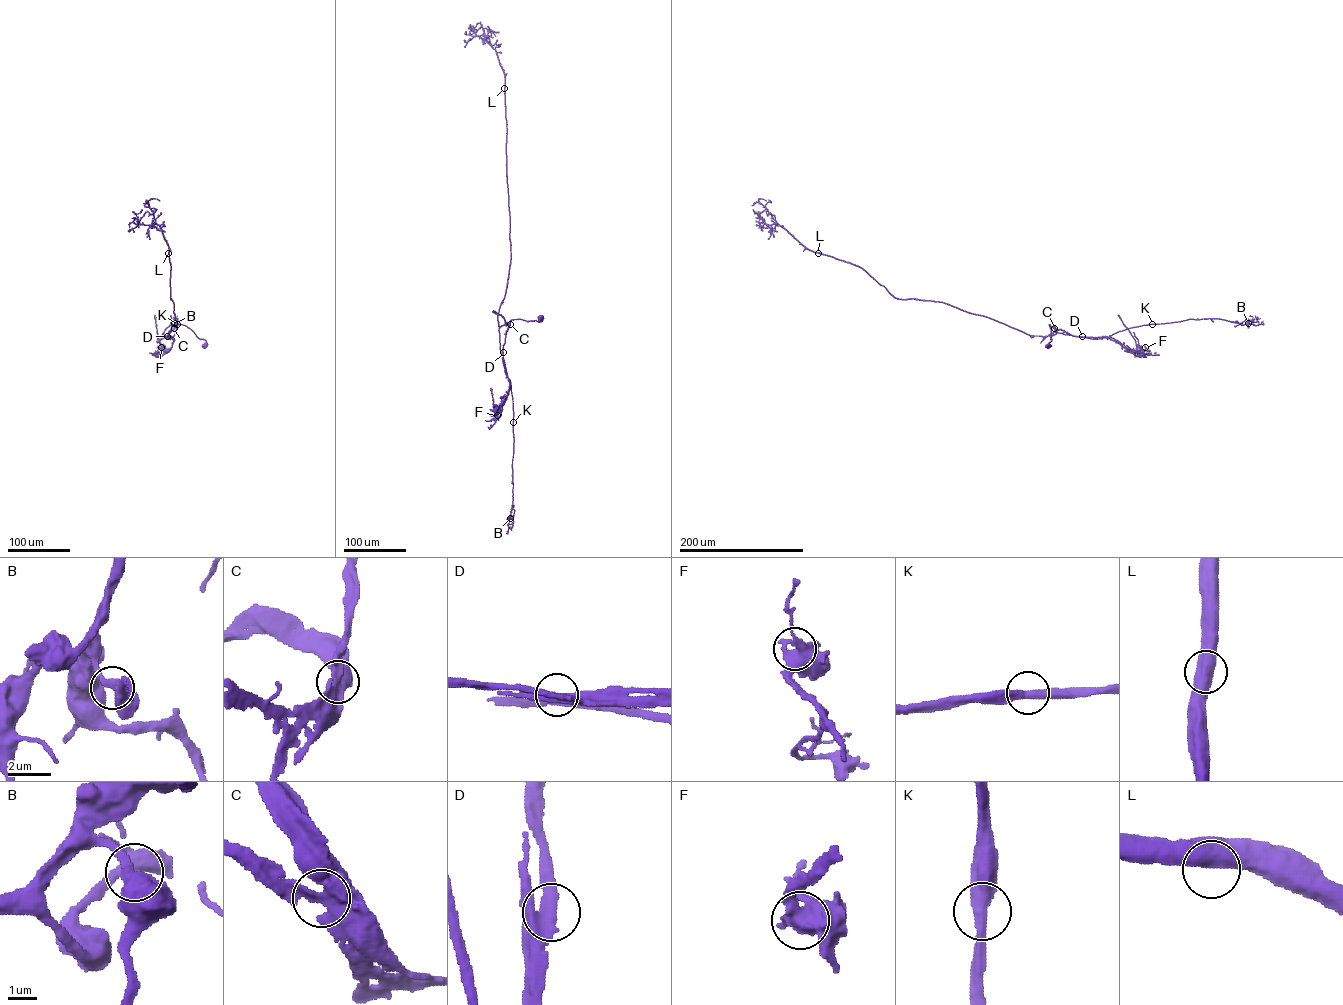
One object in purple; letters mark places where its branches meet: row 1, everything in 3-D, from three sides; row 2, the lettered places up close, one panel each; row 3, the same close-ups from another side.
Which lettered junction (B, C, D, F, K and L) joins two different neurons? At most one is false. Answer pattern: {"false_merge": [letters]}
{"false_merge": []}

